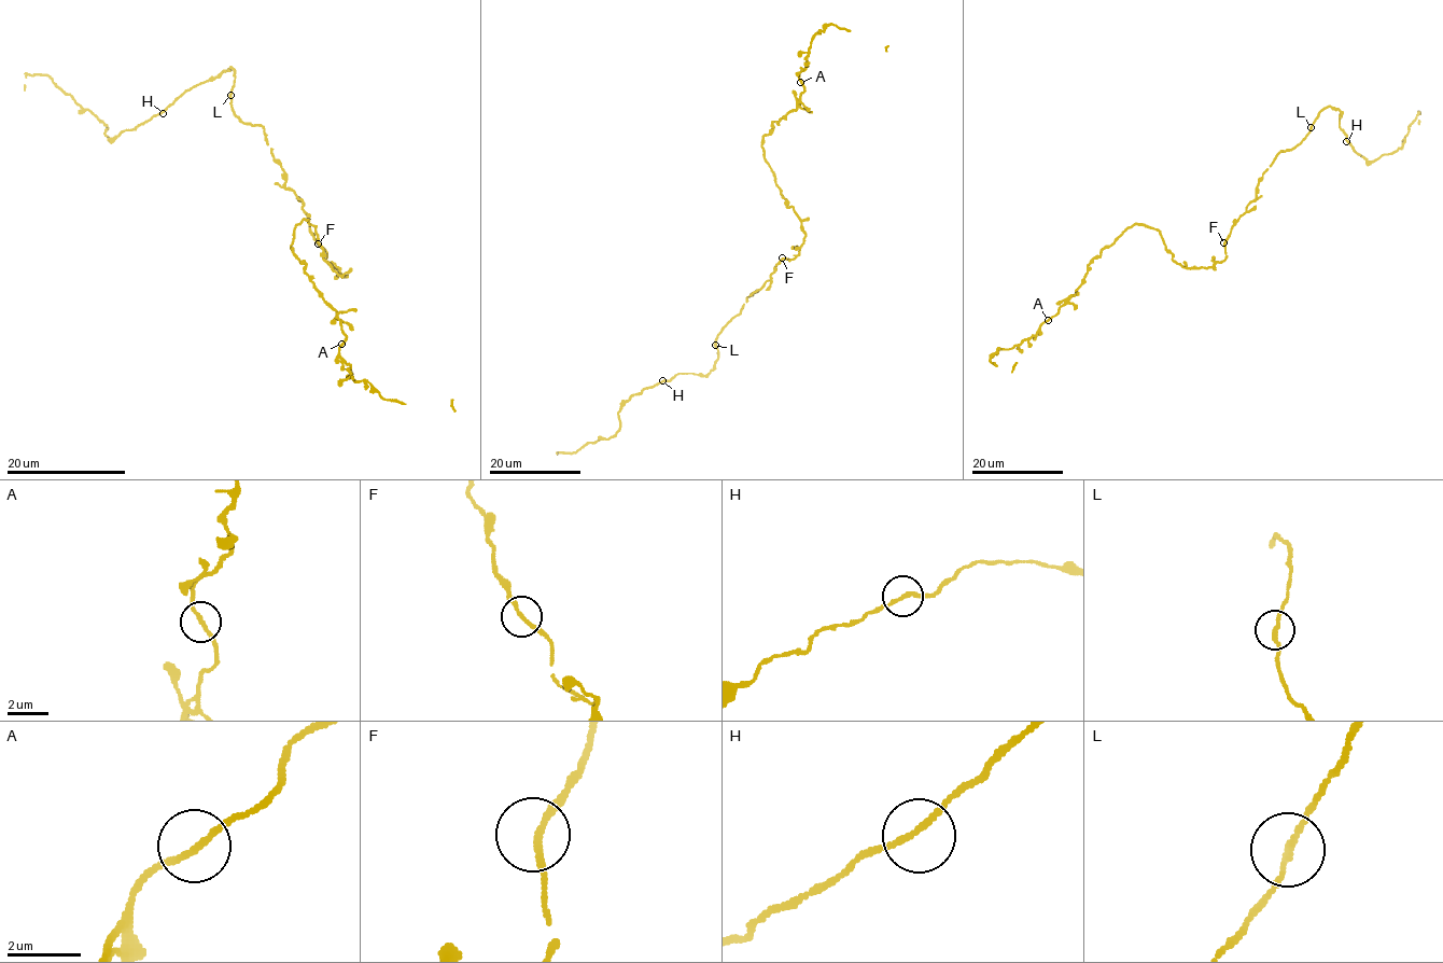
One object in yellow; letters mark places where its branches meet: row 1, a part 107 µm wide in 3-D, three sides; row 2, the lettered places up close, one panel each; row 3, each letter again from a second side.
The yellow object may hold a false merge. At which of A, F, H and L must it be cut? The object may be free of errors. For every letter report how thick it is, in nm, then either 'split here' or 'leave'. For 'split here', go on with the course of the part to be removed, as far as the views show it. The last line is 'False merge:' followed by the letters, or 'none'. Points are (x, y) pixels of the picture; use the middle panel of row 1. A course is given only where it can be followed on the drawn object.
A: 160 nm thick; leave
F: 180 nm thick; leave
H: 160 nm thick; leave
L: 150 nm thick; leave
False merge: none

